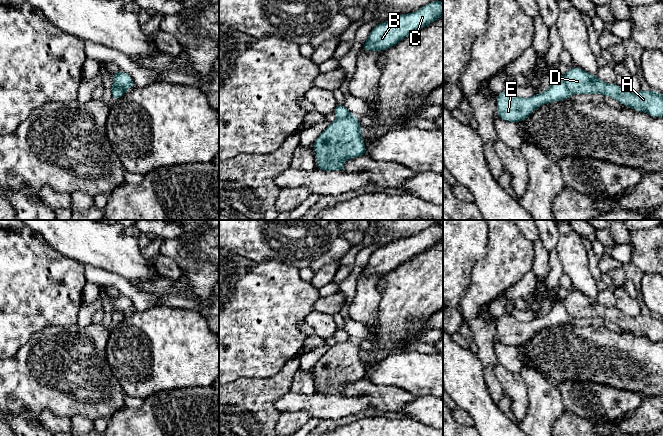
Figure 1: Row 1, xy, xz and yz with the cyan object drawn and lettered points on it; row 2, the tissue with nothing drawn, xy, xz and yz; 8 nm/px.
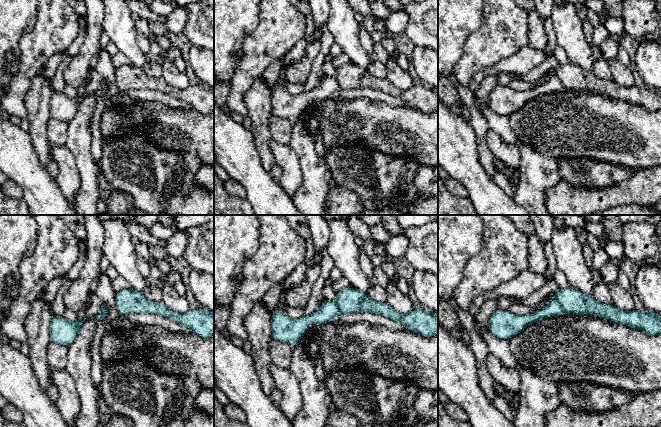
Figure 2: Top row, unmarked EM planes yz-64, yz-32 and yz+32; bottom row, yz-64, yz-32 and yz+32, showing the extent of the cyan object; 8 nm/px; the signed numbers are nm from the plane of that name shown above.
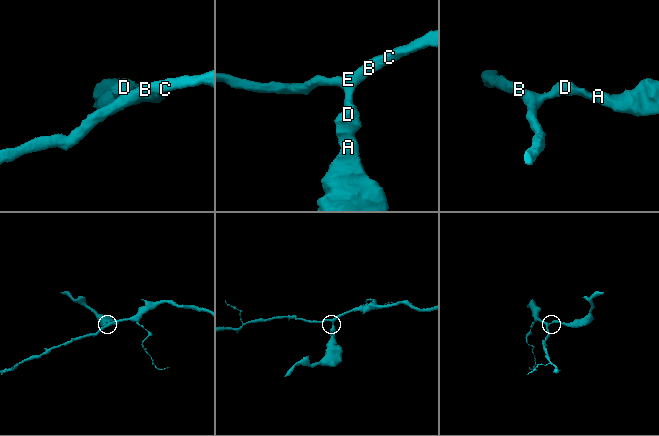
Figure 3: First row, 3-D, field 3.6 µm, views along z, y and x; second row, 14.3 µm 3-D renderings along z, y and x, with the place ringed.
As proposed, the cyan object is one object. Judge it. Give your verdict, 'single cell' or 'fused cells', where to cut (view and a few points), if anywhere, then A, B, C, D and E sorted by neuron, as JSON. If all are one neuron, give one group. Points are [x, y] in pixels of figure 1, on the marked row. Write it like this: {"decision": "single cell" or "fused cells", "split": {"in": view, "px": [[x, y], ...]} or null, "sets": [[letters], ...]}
{"decision": "fused cells", "split": {"in": "yz", "px": [[561, 79], [571, 93]]}, "sets": [["A", "D"], ["B", "C", "E"]]}

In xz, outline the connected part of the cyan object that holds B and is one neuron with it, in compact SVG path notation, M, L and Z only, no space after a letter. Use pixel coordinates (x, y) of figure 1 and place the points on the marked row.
M432 1L419 10L377 24L361 47L366 51L384 51L433 23L443 15L443 1Z

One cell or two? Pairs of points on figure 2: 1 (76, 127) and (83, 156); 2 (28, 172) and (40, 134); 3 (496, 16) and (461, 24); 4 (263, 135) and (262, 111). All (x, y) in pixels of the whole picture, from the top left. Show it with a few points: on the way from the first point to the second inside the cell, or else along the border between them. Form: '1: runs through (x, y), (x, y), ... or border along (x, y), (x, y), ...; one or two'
1: runs through (78, 134), (78, 142), (81, 149); one
2: border along (27, 131), (37, 158), (45, 168); two
3: border along (483, 10), (481, 24), (466, 39); two
4: runs through (262, 129), (262, 117); one

